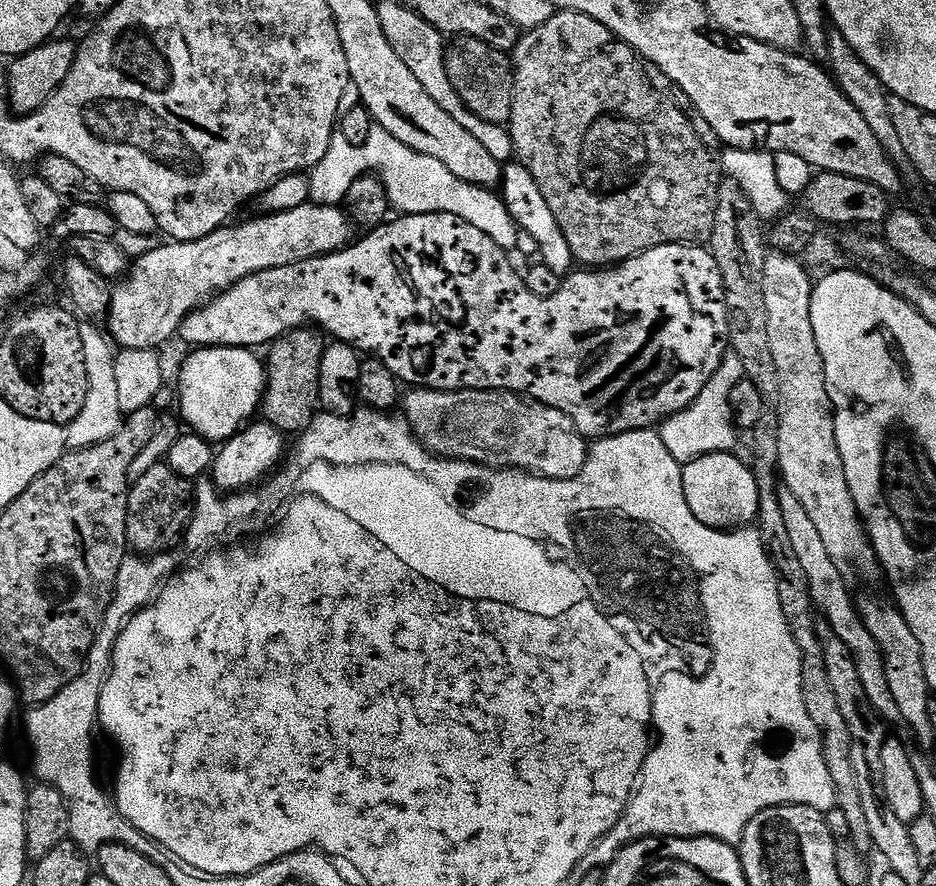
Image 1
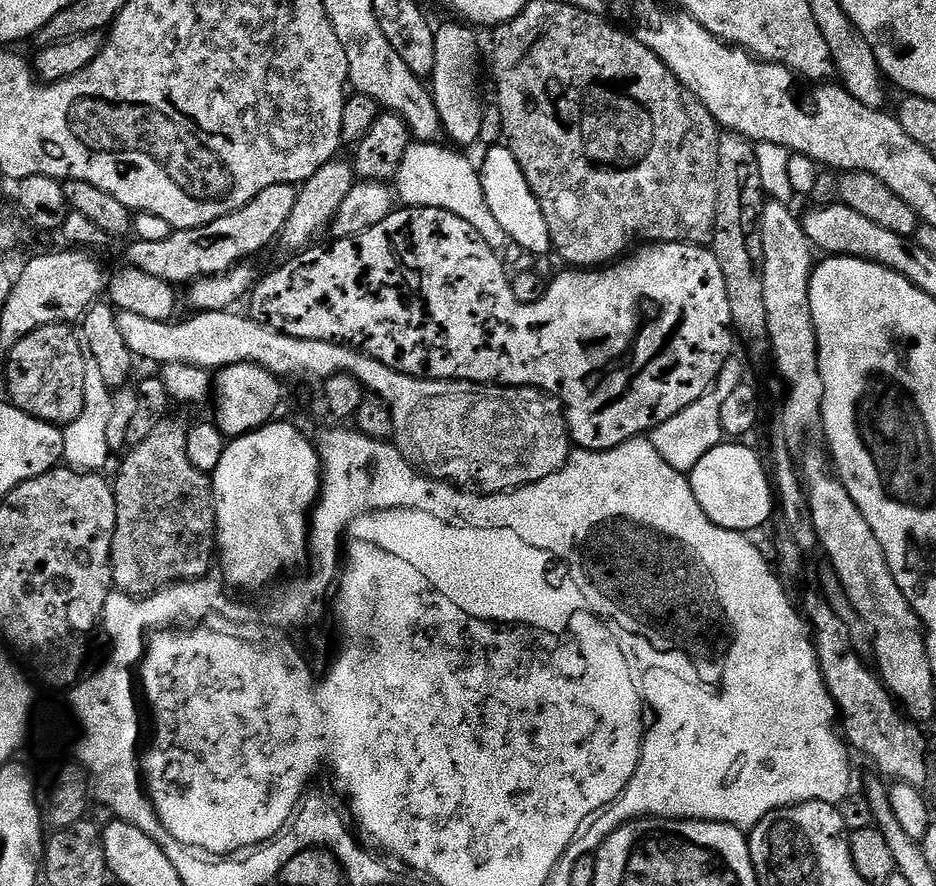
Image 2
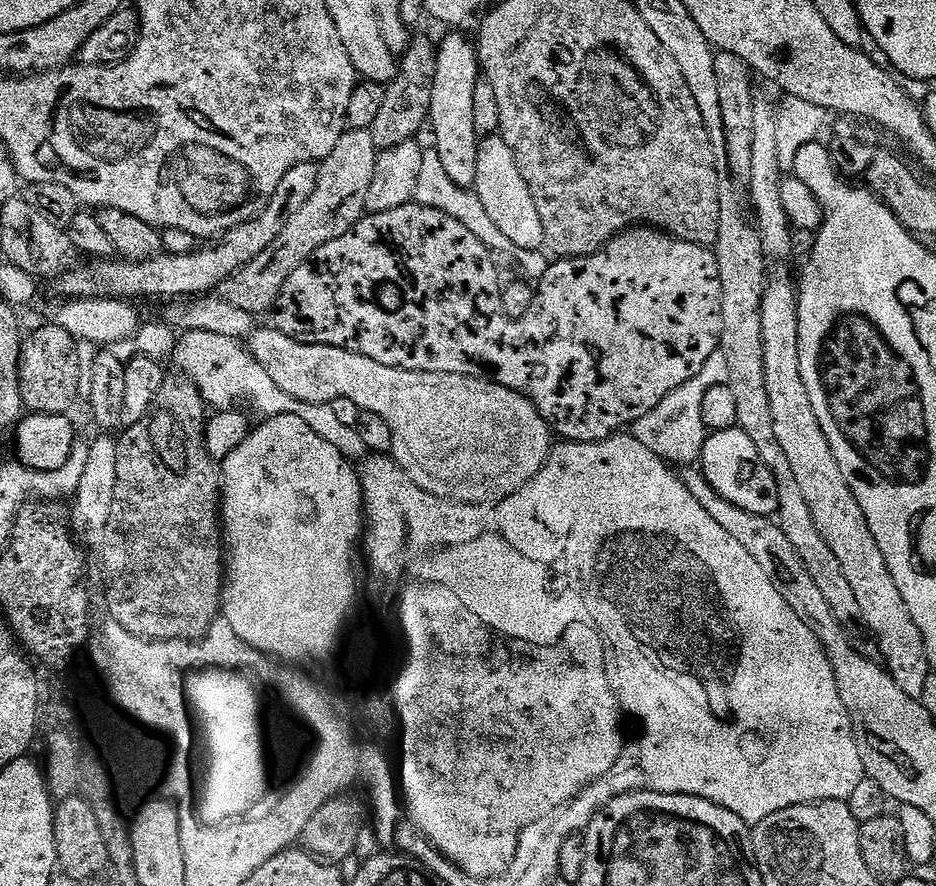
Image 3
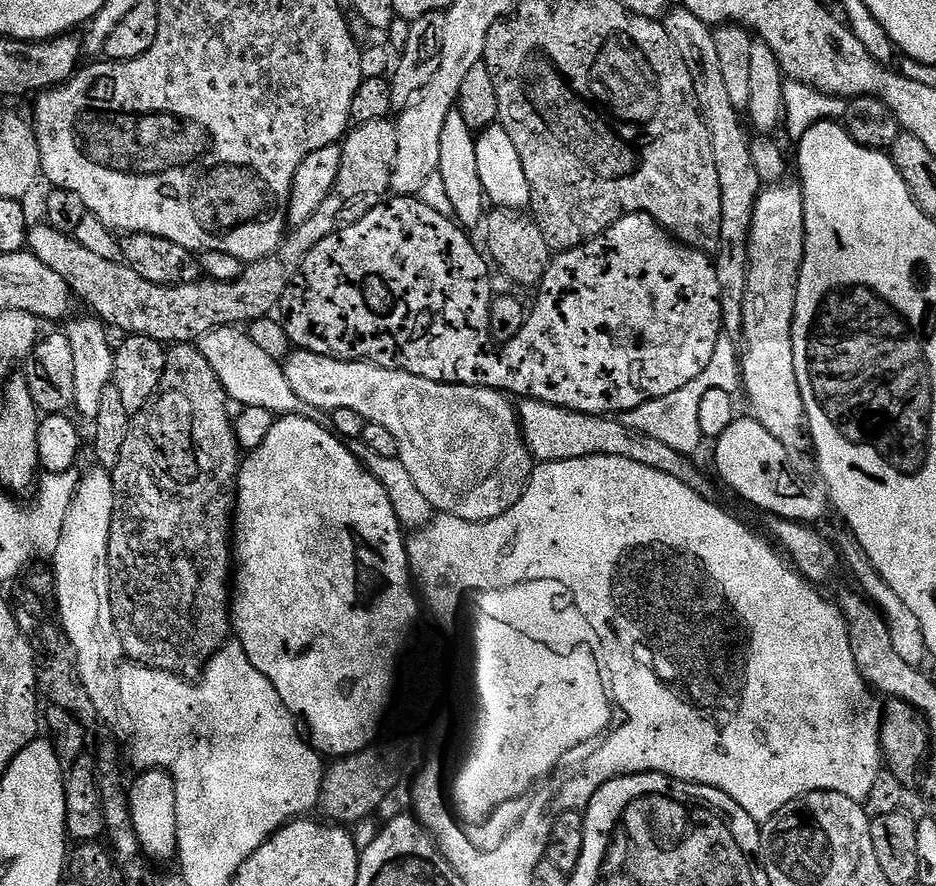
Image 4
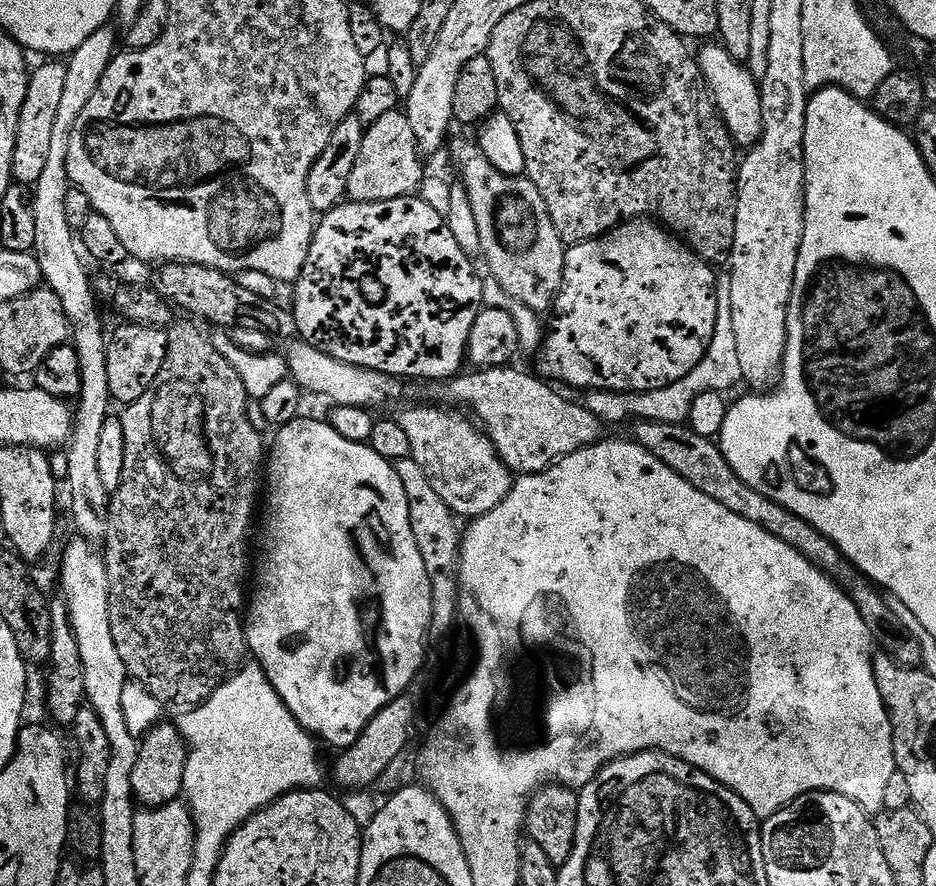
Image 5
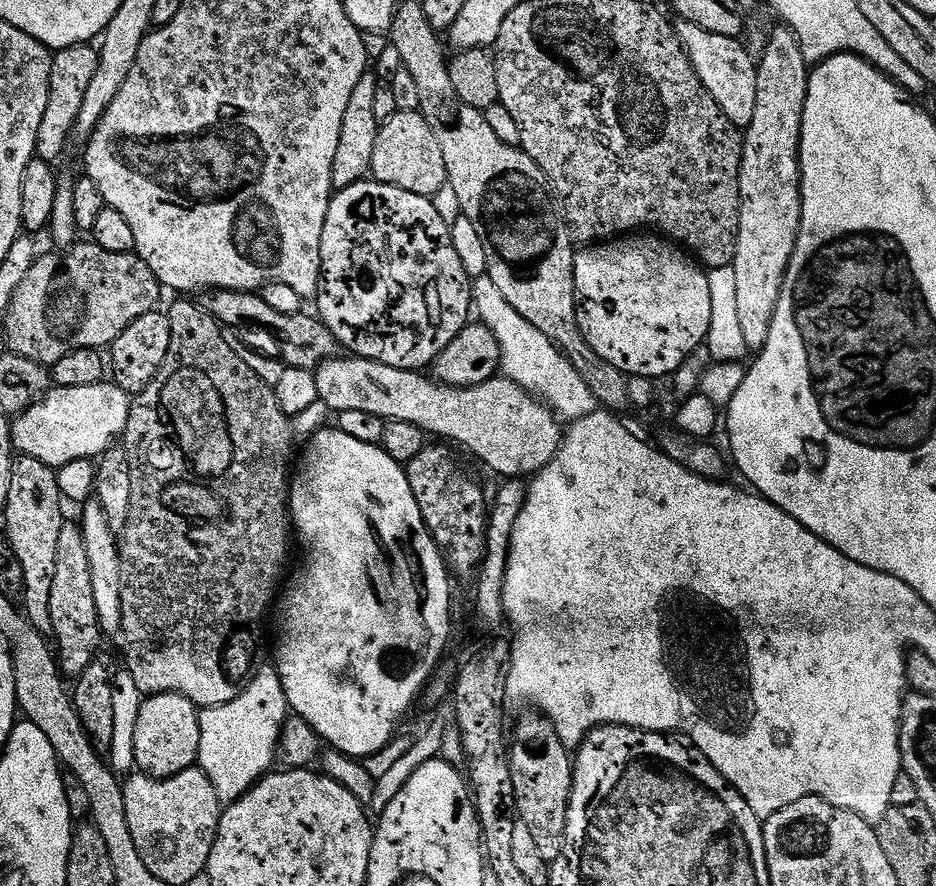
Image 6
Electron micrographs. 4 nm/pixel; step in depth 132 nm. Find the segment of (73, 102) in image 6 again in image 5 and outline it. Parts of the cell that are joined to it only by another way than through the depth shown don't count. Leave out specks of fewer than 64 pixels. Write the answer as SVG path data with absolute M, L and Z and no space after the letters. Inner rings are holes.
M48 62L41 68L33 67L28 77L26 102L22 102L22 114L18 122L18 138L14 142L12 178L17 185L34 186L42 178L46 157L50 154L50 138L54 135L54 118L58 118L58 102L62 102L62 90L66 87L66 67L60 62Z

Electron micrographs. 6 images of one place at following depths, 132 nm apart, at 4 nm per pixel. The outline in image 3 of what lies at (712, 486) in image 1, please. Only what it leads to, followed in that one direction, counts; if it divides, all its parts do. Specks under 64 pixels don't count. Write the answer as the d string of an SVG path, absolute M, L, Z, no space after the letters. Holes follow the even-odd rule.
M738 426L725 432L713 432L704 443L702 457L704 477L734 506L748 510L750 514L771 517L776 510L774 485L767 472L762 470L758 450L754 450L754 442L746 438L746 434Z

